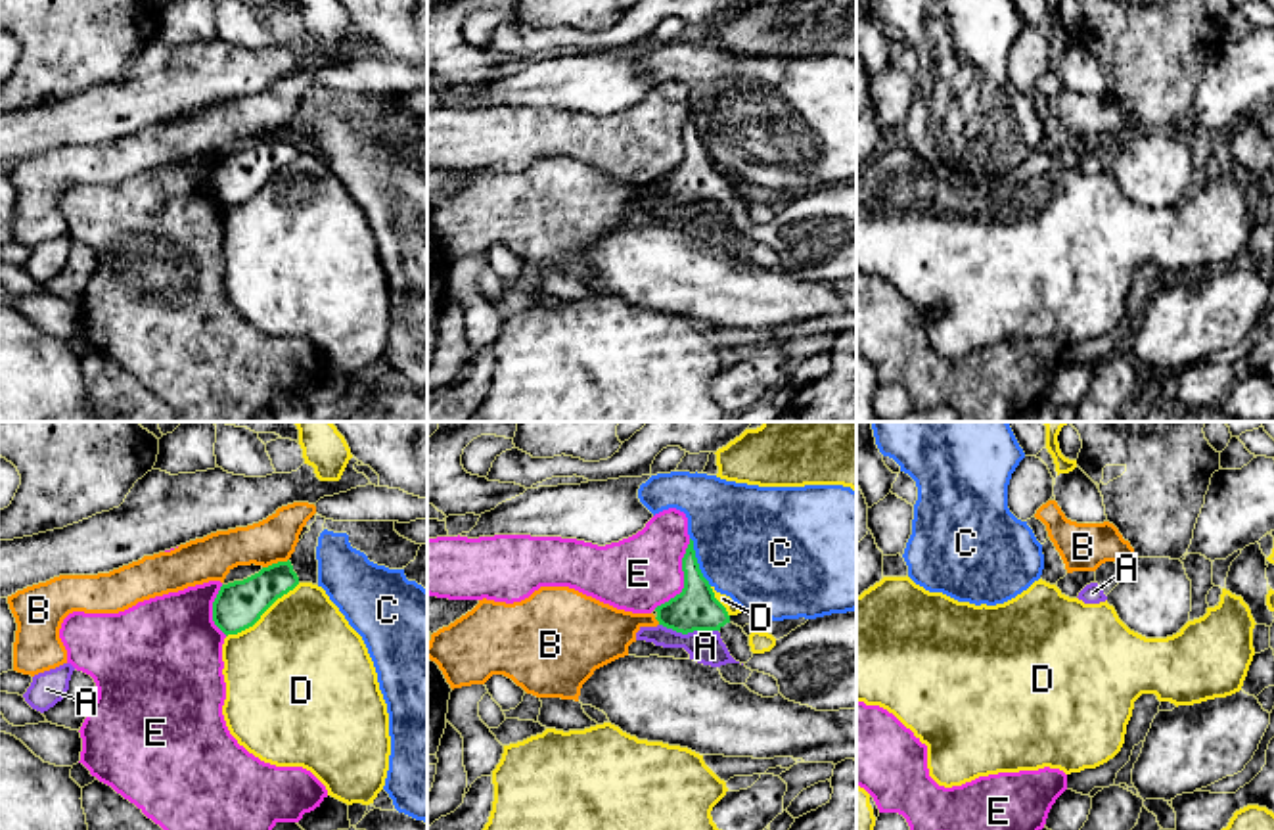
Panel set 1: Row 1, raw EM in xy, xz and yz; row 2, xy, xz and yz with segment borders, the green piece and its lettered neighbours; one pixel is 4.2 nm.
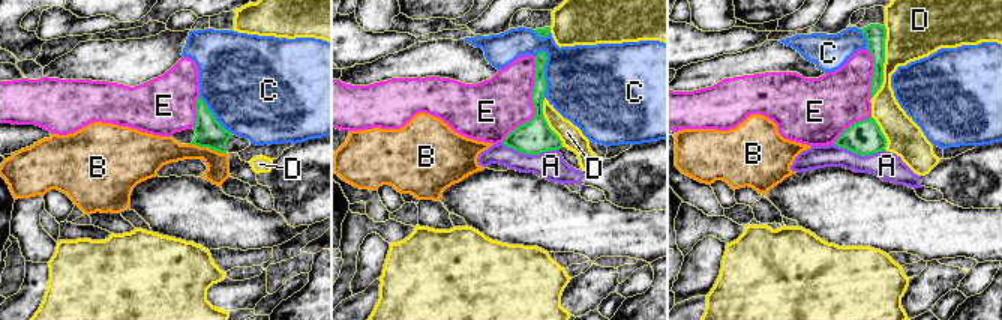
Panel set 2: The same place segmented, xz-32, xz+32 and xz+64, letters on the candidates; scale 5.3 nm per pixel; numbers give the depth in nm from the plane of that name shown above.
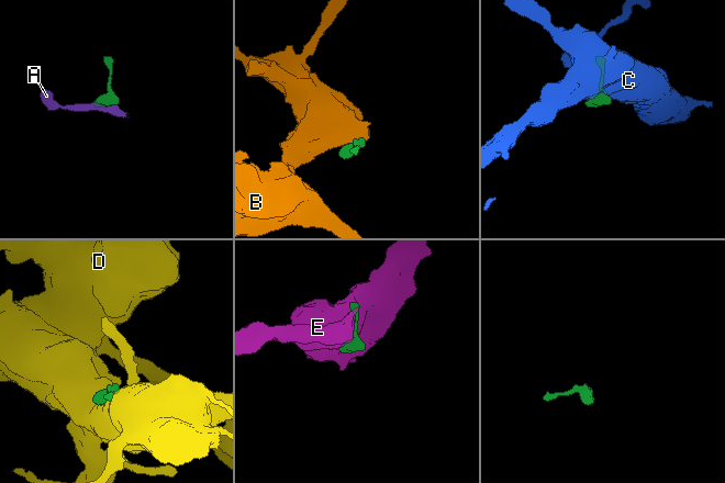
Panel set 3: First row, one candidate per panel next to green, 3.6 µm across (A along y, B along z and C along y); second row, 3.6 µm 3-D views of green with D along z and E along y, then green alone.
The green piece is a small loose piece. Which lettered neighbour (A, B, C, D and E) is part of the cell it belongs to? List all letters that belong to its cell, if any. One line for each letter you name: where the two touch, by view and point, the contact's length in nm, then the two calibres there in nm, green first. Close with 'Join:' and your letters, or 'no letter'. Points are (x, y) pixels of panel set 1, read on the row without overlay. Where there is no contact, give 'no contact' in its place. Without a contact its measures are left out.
Join: no letter

